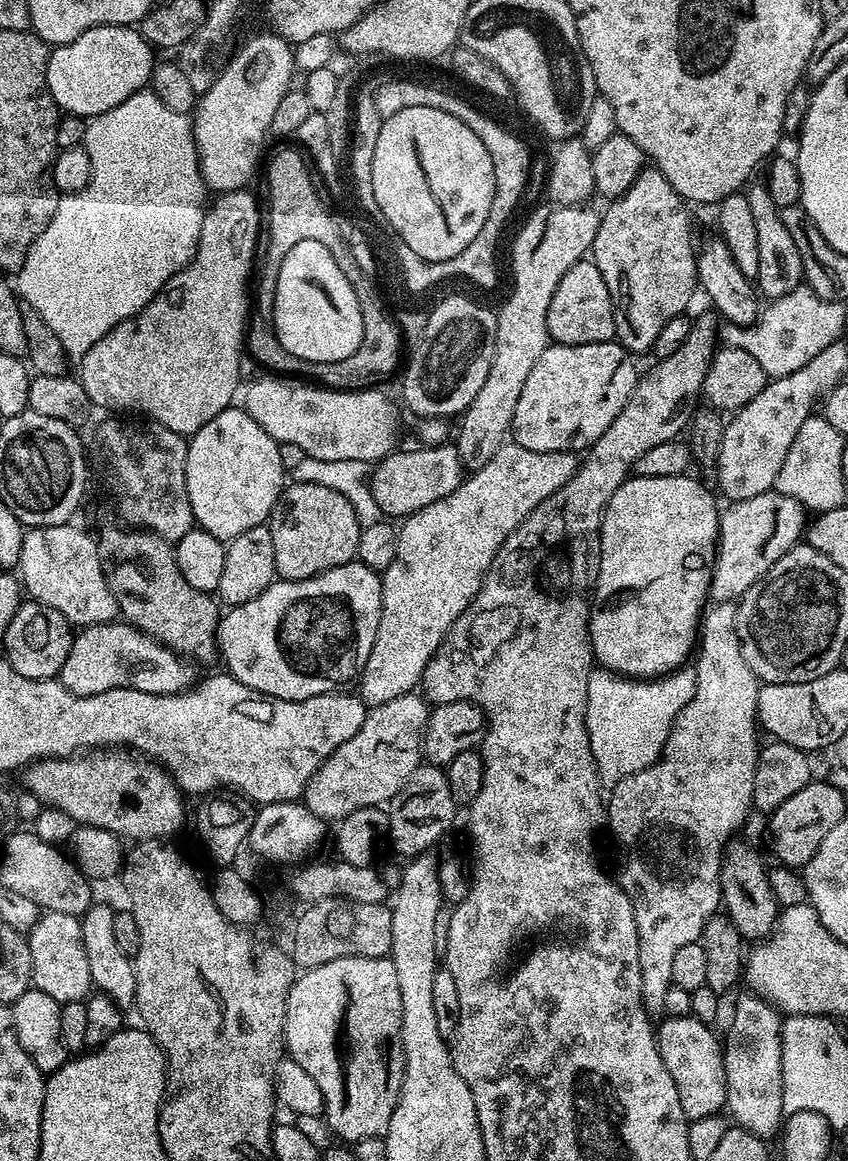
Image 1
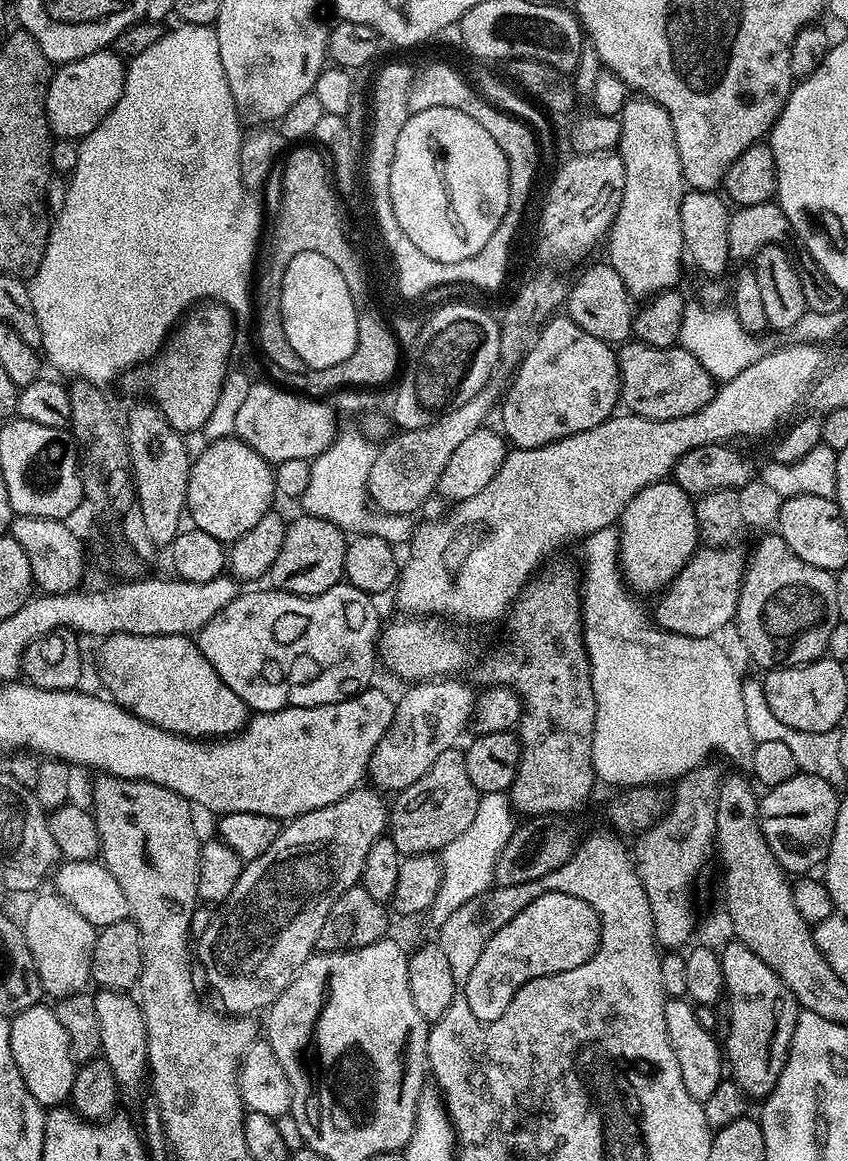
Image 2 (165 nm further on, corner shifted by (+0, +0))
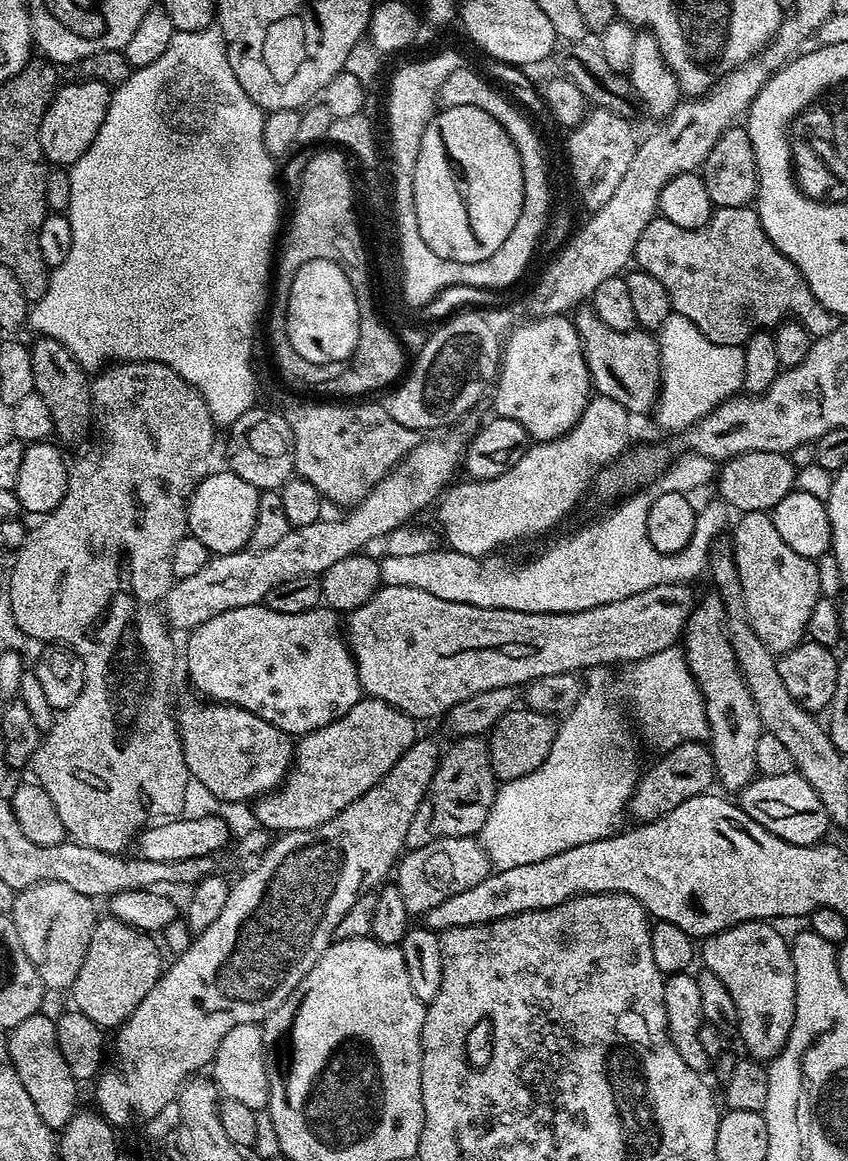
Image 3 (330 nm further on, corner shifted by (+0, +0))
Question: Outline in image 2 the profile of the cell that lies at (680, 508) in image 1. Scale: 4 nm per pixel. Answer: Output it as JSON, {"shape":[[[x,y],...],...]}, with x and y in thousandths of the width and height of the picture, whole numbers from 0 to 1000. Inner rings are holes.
{"shape":[[[779,415],[758,420],[738,436],[729,454],[731,491],[736,494],[737,503],[750,512],[782,510],[821,475],[825,465],[817,428],[794,415]]]}

